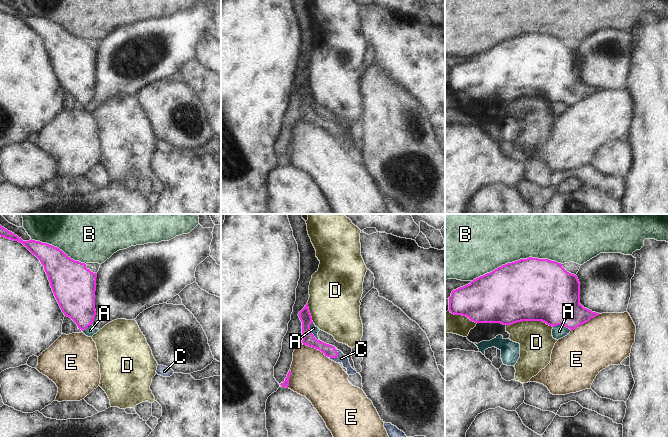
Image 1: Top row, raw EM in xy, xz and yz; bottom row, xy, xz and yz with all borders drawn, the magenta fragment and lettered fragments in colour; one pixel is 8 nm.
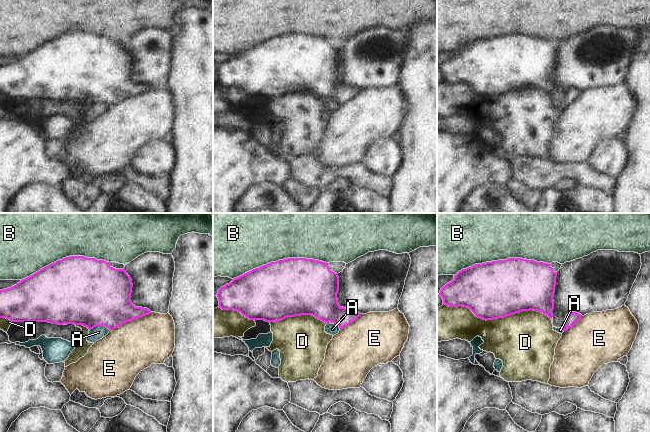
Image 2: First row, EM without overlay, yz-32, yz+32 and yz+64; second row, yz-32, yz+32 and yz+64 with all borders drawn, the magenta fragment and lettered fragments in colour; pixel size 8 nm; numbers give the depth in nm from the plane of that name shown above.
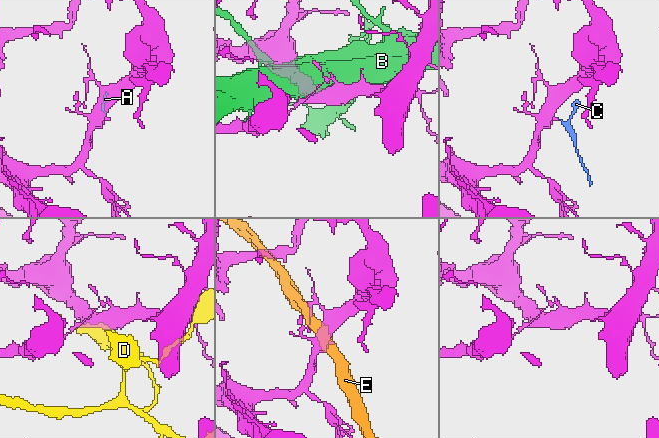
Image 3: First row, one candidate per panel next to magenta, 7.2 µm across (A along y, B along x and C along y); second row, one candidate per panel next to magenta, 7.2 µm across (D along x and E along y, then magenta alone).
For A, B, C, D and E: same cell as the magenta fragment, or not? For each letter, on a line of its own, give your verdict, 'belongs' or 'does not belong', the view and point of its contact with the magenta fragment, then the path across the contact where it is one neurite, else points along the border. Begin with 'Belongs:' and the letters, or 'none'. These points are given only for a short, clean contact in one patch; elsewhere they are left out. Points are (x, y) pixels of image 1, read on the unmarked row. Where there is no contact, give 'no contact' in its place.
Belongs: C
A: does not belong; contact xz (311, 108); border xz (311, 98), (311, 109), (319, 116)
B: does not belong; contact yz (516, 37)
C: belongs; contact xz (336, 132); way xz (328, 126), (336, 132), (341, 134)
D: does not belong; contact yz (529, 96)
E: does not belong; contact yz (585, 98)

